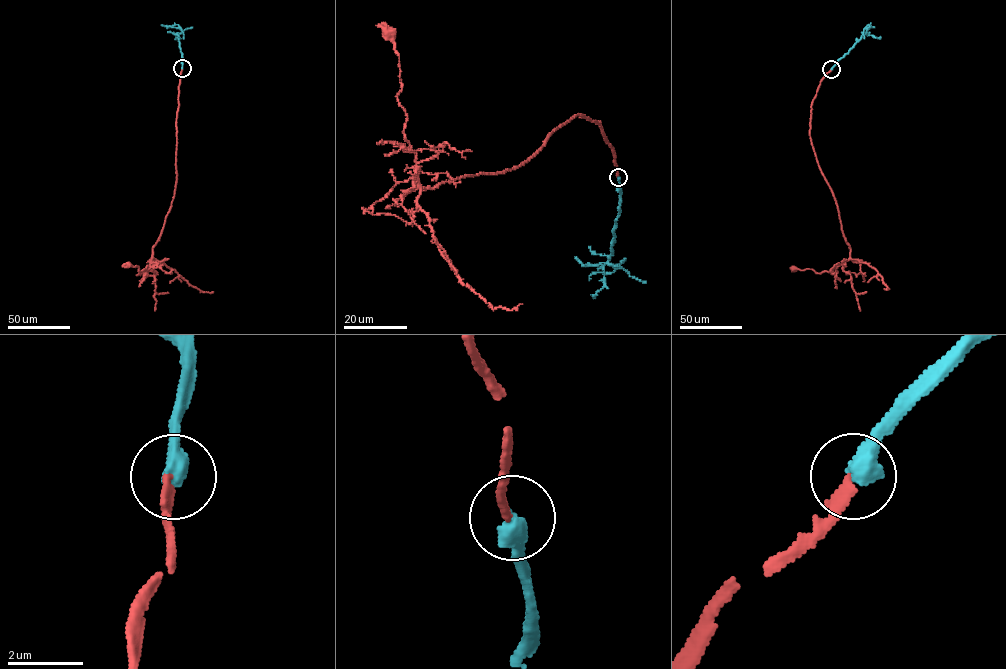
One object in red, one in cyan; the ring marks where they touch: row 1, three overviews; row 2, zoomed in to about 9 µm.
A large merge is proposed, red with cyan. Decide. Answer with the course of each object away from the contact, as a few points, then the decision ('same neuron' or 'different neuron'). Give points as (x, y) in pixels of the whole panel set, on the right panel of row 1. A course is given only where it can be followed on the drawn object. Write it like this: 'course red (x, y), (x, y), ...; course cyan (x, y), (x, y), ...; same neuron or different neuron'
course red (831, 69), (812, 102), (810, 136), (837, 204), (850, 257), (832, 271), (793, 268); course cyan (831, 69), (866, 33), (867, 25); same neuron

